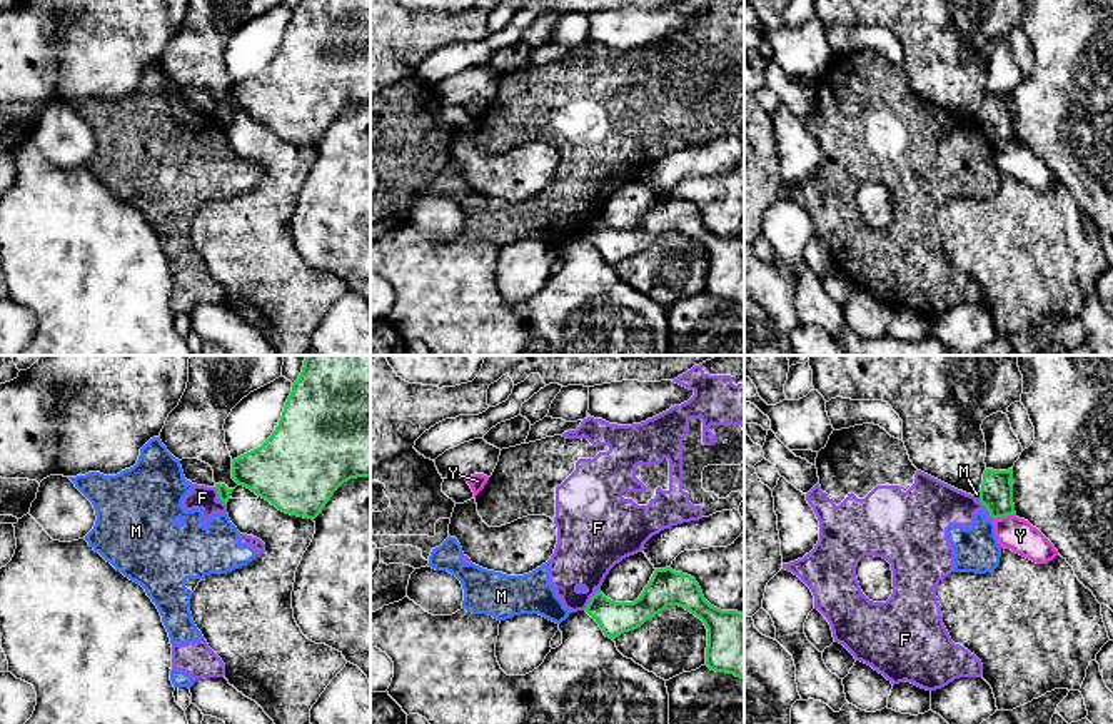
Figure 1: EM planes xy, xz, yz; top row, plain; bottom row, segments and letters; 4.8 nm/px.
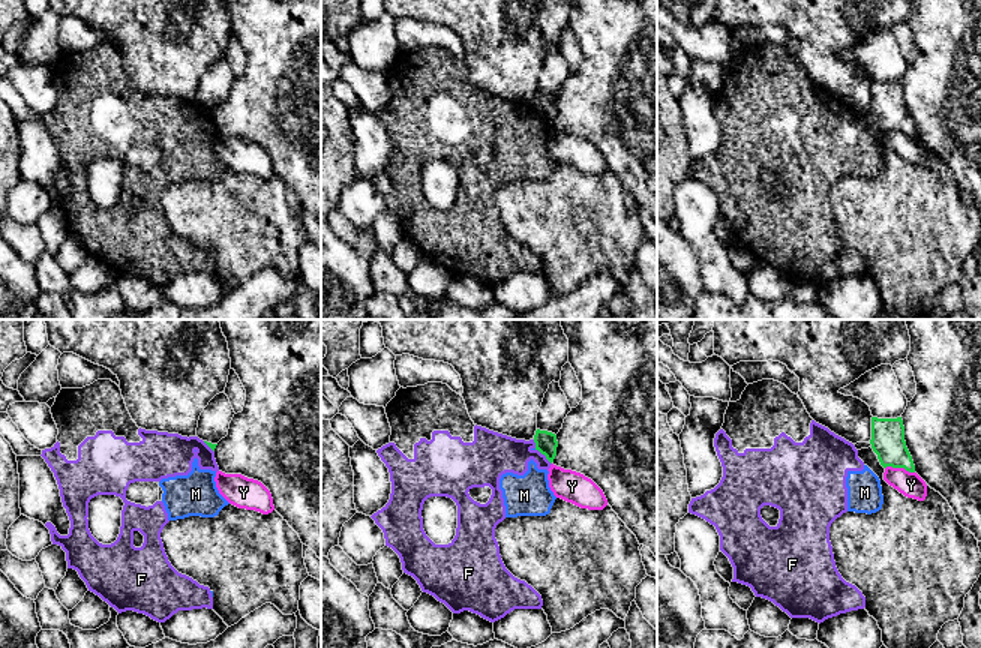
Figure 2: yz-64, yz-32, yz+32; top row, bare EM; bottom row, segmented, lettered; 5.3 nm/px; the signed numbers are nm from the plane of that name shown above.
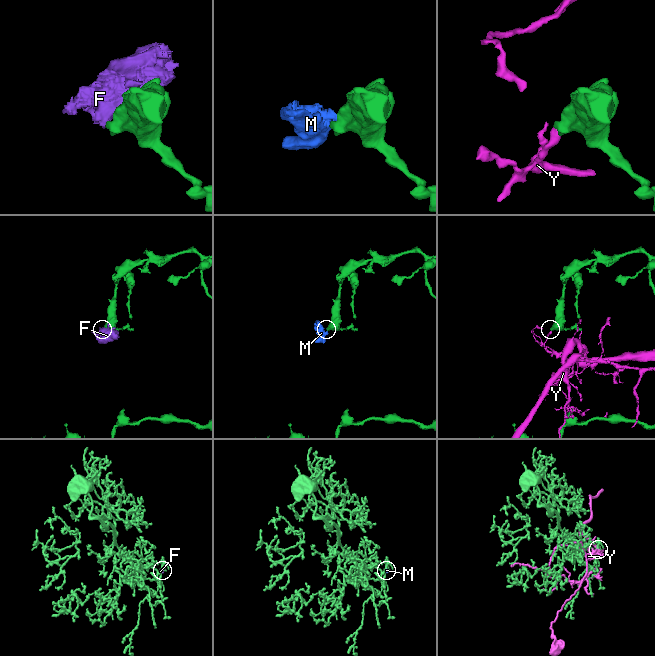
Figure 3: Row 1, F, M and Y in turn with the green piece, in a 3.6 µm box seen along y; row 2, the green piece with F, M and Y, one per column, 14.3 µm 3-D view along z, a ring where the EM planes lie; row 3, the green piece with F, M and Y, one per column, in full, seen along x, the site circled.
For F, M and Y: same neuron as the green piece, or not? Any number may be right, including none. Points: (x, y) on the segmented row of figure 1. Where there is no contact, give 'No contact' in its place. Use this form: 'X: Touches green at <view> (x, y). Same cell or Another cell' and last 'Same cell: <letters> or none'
F: Touches green at xz (591, 599). Another cell
M: Touches green at yz (980, 497). Another cell
Y: Touches green at yz (1005, 516). Another cell
Same cell: none

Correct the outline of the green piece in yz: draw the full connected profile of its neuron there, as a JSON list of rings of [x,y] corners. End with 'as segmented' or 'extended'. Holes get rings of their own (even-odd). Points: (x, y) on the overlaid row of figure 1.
[[[986,469],[980,490],[980,502],[990,510],[993,519],[1016,515],[1013,504],[1013,469]]]; as segmented

